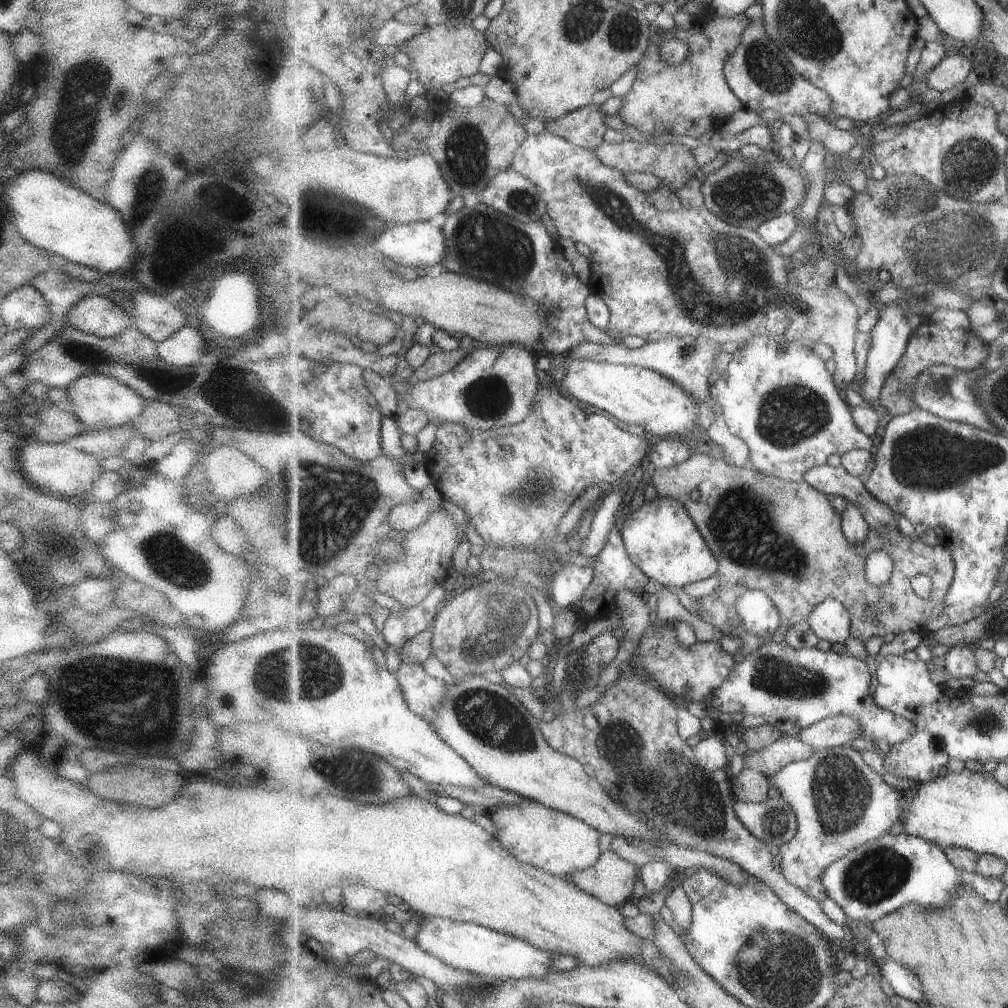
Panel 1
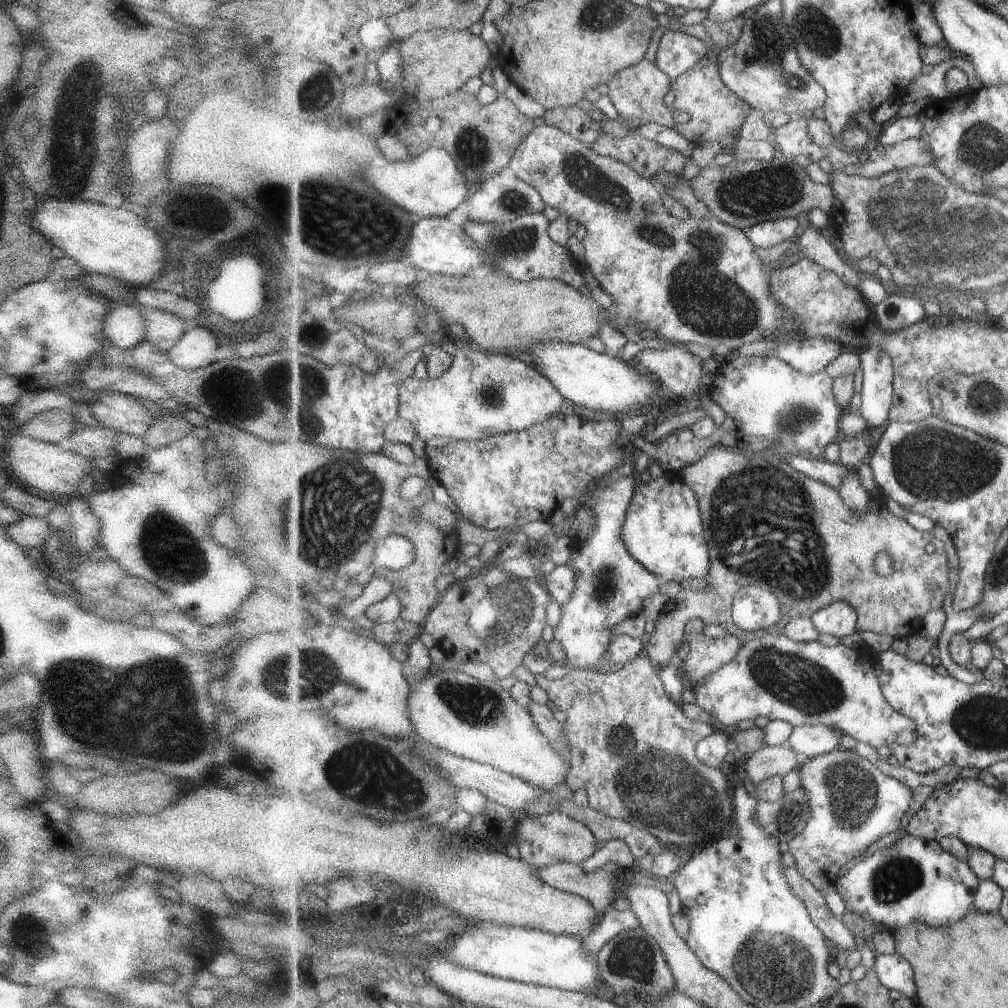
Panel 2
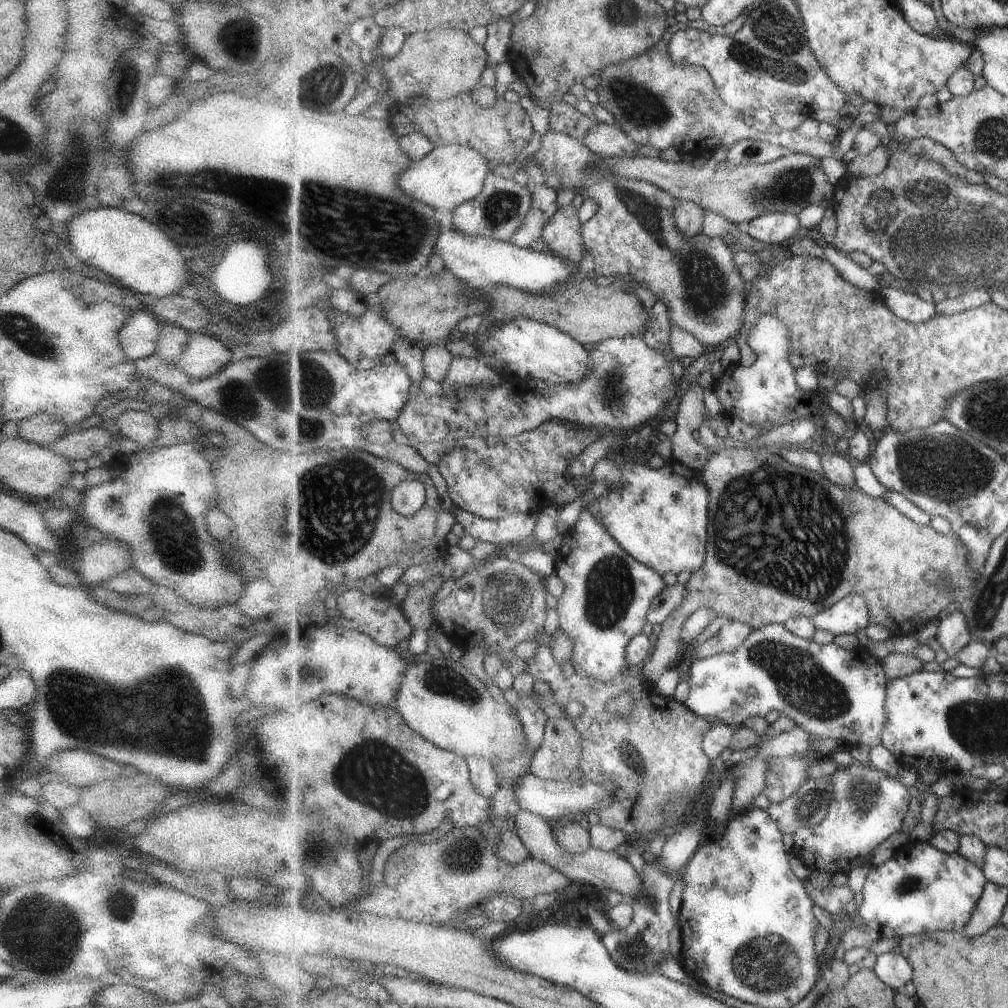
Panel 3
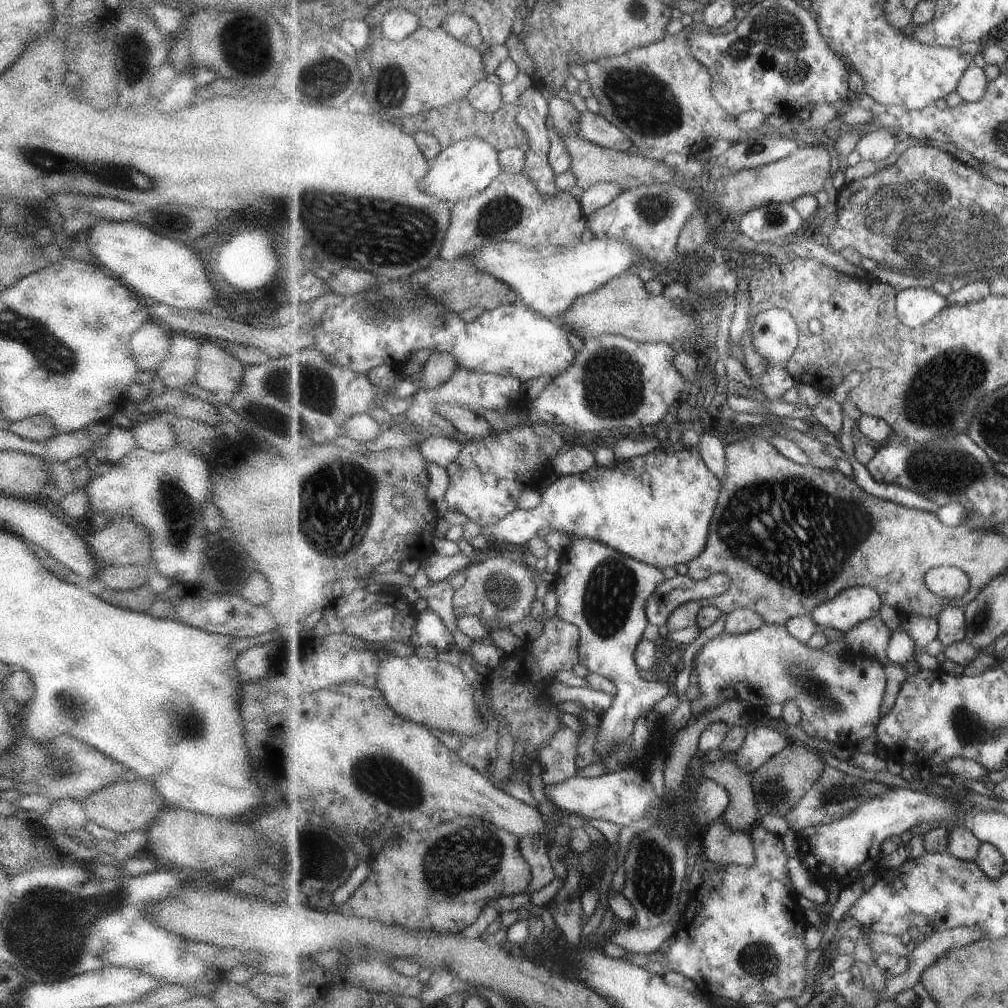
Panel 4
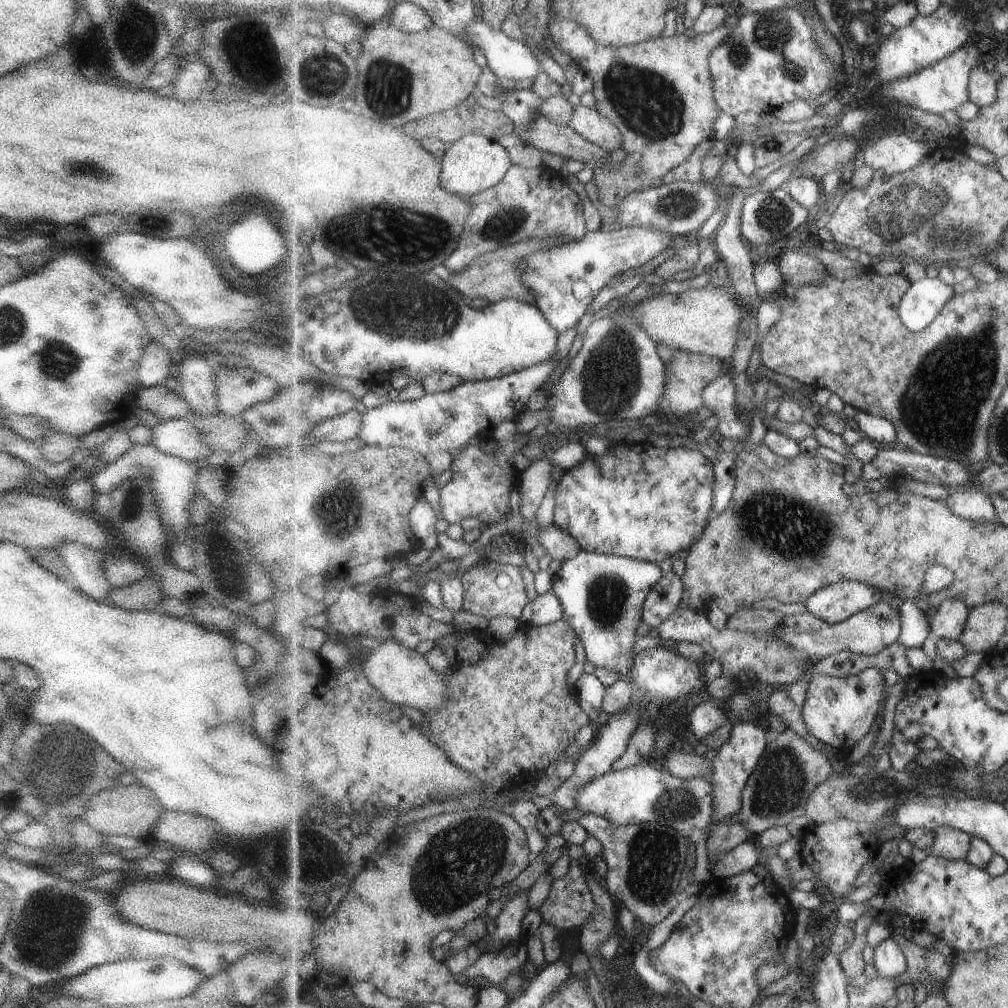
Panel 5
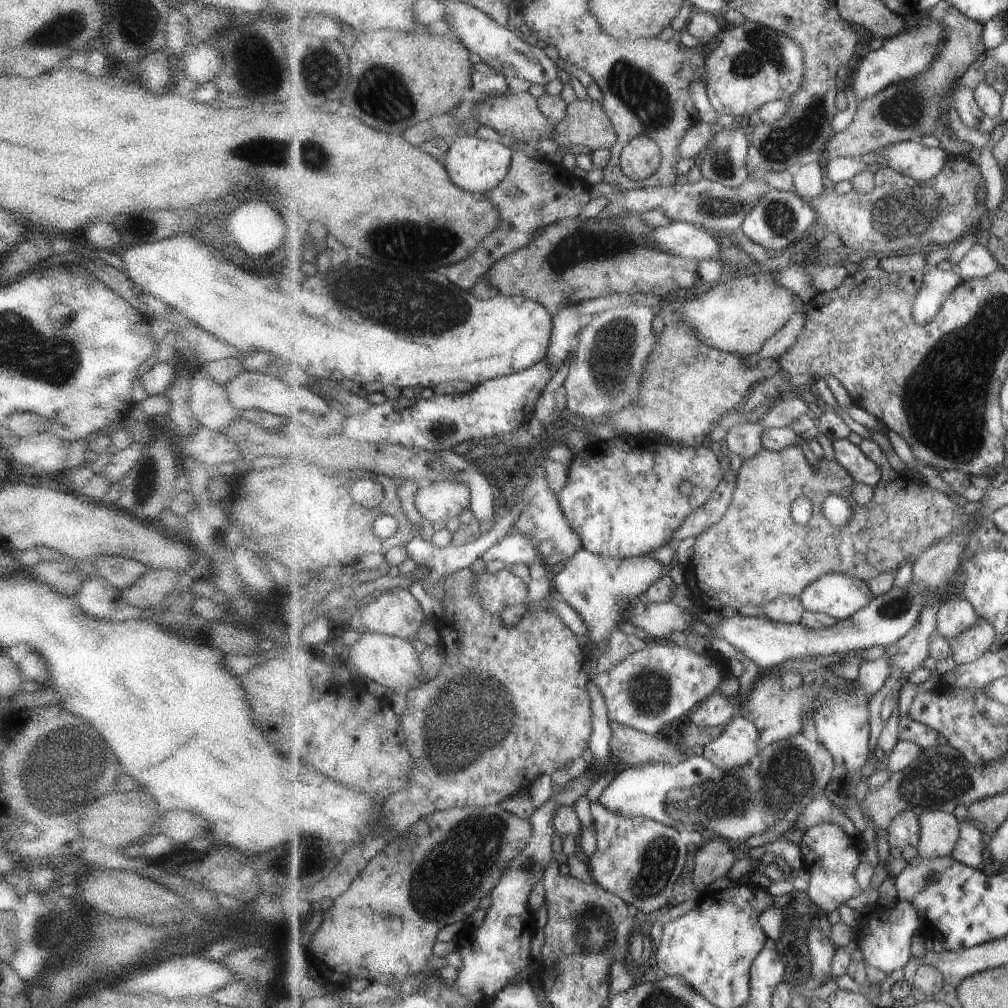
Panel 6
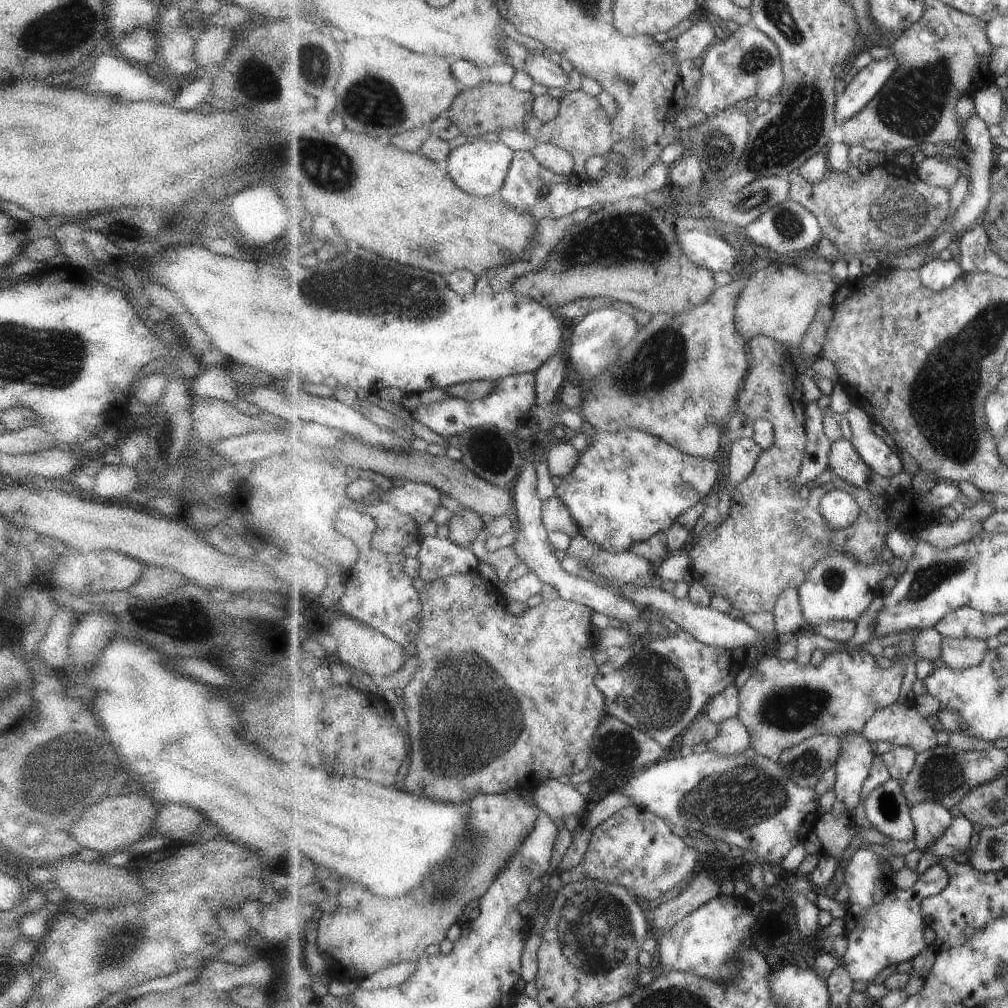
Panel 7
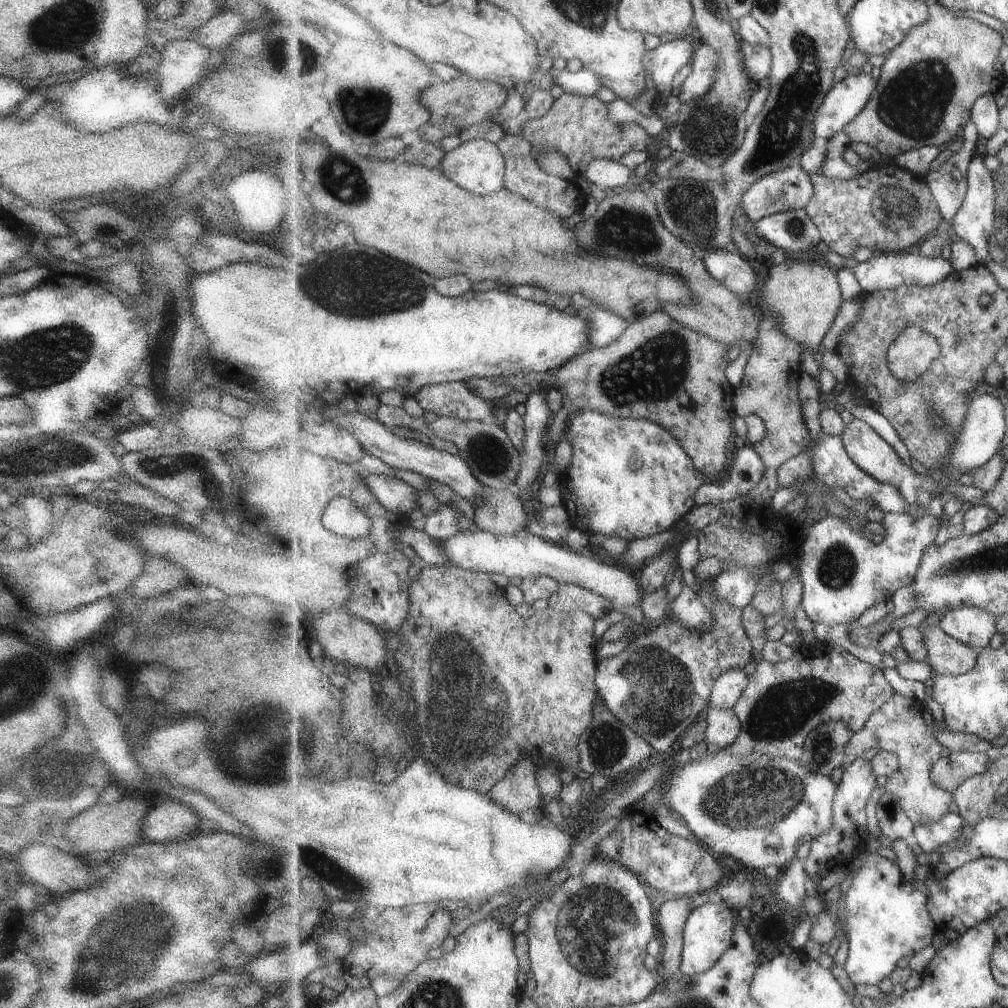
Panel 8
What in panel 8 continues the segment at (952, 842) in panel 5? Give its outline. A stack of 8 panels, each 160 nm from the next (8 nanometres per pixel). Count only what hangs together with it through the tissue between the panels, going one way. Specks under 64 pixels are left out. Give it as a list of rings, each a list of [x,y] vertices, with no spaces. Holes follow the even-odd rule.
[[[896,694],[886,705],[871,715],[861,730],[852,734],[841,766],[846,769],[869,748],[897,754],[900,762],[899,770],[888,778],[885,788],[900,796],[903,808],[916,826],[941,821],[949,813],[949,806],[954,801],[954,794],[938,787],[930,777],[931,769],[942,757],[941,750],[944,746],[939,744],[932,726],[927,724],[923,716],[923,704],[923,701]]]

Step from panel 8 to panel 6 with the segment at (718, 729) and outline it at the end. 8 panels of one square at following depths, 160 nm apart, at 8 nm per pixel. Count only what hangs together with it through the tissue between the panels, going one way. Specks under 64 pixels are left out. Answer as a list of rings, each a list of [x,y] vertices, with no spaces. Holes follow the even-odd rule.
[[[738,714],[725,725],[725,732],[704,748],[703,755],[725,772],[743,768],[760,754],[760,735],[751,720]]]

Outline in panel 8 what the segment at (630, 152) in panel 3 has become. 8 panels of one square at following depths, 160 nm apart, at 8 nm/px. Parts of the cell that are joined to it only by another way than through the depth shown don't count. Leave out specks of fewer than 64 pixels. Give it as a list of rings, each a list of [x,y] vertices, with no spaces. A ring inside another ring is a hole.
[[[563,92],[543,118],[529,119],[523,124],[521,136],[531,142],[533,148],[562,152],[577,176],[584,175],[595,159],[619,161],[626,152],[646,151],[651,142],[647,129],[637,123],[613,122],[608,110],[609,105],[597,95],[581,96]]]

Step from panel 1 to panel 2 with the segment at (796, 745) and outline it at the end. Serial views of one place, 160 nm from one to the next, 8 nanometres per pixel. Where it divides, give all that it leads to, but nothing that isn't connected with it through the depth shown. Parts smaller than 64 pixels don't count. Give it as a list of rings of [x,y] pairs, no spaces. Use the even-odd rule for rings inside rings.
[[[765,745],[746,758],[744,771],[757,786],[768,778],[789,774],[800,768],[808,758],[785,745]]]

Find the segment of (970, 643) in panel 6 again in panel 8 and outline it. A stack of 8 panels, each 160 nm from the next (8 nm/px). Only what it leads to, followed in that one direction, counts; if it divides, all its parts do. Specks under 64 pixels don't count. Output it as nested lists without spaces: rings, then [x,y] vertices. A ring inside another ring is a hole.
[[[938,624],[922,625],[928,650],[926,662],[938,675],[959,676],[978,664],[980,651],[949,636]]]

